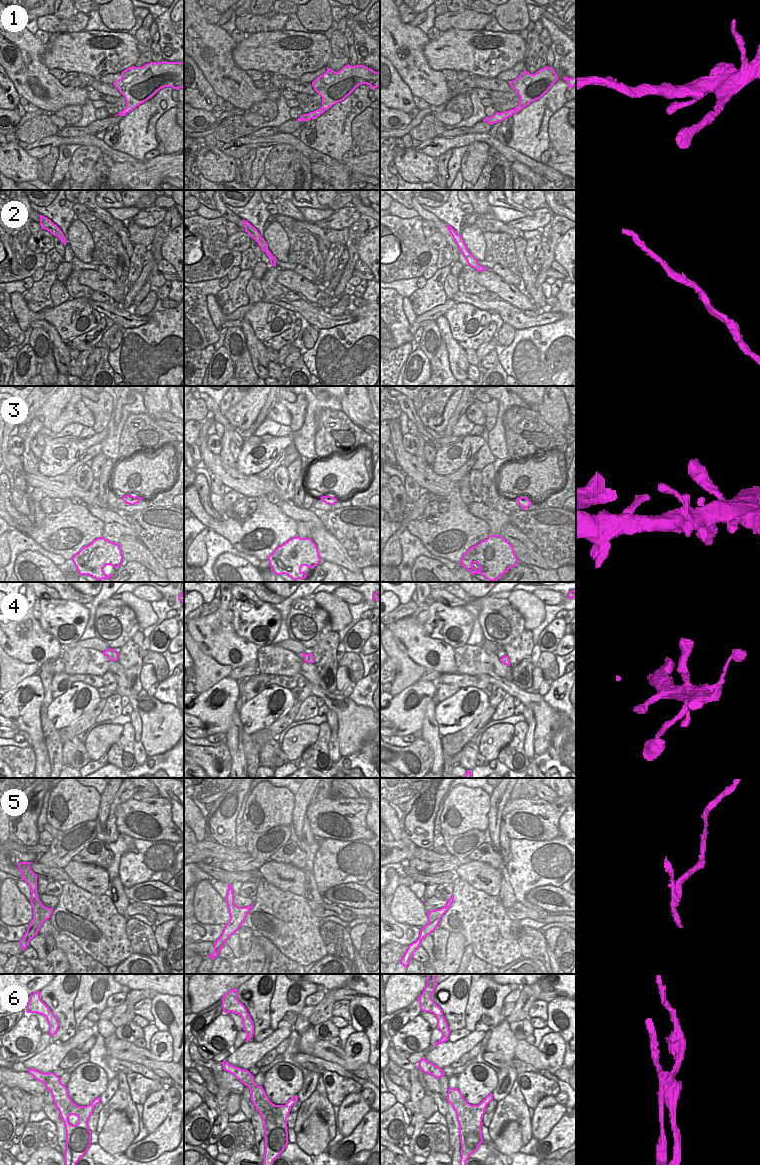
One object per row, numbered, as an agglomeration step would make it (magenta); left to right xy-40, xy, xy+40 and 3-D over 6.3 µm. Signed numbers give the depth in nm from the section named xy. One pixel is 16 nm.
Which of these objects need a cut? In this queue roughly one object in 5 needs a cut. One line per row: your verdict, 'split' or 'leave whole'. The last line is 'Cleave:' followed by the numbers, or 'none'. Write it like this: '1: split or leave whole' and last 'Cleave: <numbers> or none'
1: leave whole
2: leave whole
3: leave whole
4: leave whole
5: leave whole
6: split
Cleave: 6

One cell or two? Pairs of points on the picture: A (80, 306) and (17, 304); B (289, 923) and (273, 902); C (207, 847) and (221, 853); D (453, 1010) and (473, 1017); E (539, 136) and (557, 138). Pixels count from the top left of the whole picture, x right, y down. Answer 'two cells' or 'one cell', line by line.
A: one cell
B: one cell
C: one cell
D: two cells
E: two cells

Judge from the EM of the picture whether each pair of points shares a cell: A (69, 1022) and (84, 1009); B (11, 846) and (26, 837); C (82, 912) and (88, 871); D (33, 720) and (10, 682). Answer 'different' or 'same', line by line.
A: different
B: different
C: different
D: different

